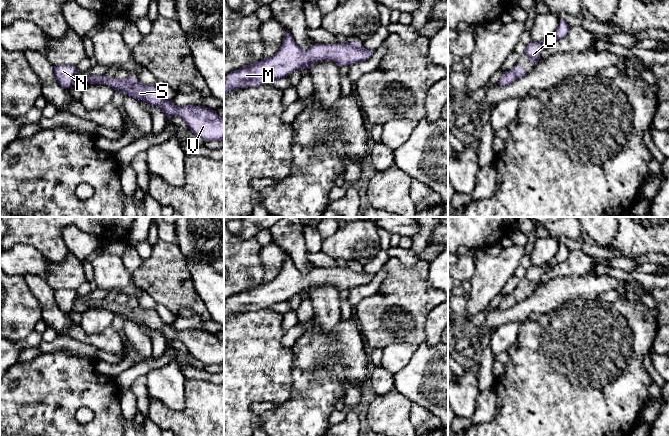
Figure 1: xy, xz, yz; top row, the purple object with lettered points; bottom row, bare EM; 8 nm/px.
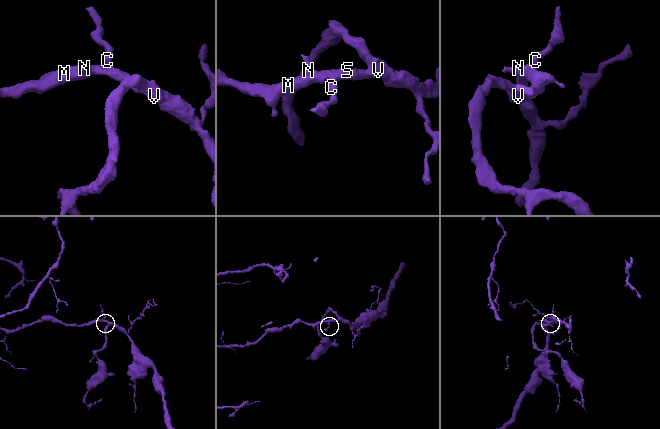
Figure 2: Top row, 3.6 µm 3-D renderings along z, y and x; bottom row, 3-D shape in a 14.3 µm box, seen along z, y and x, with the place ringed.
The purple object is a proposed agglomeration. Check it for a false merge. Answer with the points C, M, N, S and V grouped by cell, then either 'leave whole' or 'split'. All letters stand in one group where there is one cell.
C M N S V | leave whole

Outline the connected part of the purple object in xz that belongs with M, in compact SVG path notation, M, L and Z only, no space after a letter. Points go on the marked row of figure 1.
M286 29L282 44L272 57L243 66L224 77L224 94L239 88L270 84L296 70L309 69L313 62L332 59L339 67L349 66L370 59L373 53L354 41L346 44L314 43L303 50Z

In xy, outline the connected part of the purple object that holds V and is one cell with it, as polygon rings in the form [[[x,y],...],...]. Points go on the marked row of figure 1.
[[[106,74],[93,75],[87,79],[87,82],[109,85],[130,97],[146,101],[150,106],[160,107],[168,120],[174,115],[179,115],[188,128],[204,141],[224,141],[224,117],[219,116],[215,110],[195,105],[175,106],[172,100],[167,100],[160,94],[155,85],[145,85],[132,76],[125,79],[115,77],[109,79]]]

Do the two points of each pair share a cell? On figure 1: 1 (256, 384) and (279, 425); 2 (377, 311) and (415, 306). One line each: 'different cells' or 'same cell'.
1: different cells
2: same cell

